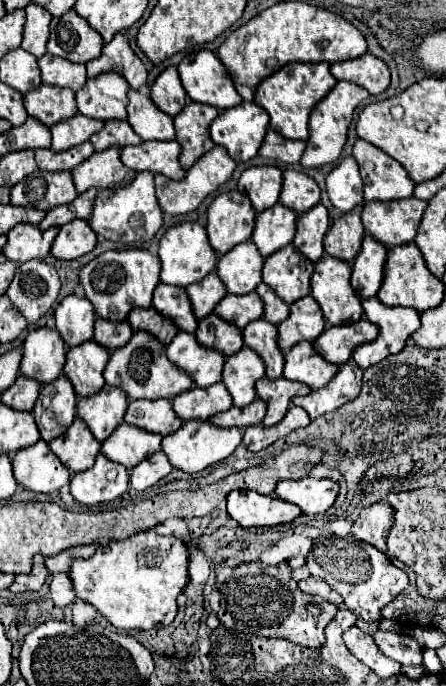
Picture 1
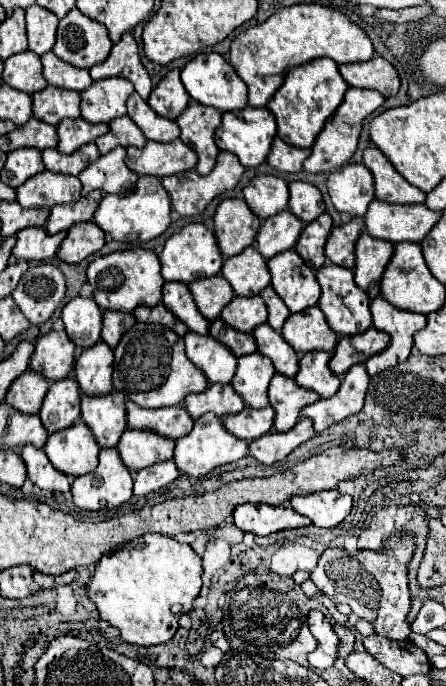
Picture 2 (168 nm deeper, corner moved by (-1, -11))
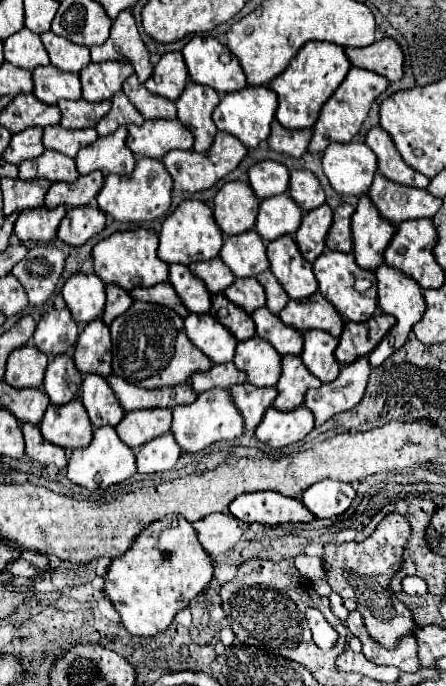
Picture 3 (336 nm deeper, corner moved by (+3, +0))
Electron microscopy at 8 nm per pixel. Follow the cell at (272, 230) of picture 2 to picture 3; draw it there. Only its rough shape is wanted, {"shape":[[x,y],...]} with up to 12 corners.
{"shape":[[281,193],[261,201],[255,231],[295,235],[301,207]]}

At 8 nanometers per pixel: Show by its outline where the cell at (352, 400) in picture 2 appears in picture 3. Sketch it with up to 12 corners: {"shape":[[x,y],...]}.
{"shape":[[369,359],[343,367],[335,381],[305,395],[317,427],[361,401]]}

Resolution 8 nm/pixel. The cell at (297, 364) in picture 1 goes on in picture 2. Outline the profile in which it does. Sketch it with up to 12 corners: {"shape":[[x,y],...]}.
{"shape":[[307,352],[293,378],[301,388],[329,398],[339,378],[331,352]]}

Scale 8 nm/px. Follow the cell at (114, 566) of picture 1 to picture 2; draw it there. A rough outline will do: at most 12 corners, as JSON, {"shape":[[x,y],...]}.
{"shape":[[143,534],[87,584],[125,642],[163,644],[201,590],[189,544]]}

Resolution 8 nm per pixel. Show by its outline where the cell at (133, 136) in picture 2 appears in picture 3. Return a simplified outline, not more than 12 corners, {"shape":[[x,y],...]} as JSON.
{"shape":[[123,91],[113,95],[111,111],[97,123],[101,137],[119,125],[145,119]]}

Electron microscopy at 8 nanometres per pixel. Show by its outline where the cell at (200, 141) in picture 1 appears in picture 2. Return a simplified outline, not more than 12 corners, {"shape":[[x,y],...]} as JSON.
{"shape":[[191,104],[177,118],[181,140],[207,174],[219,154],[215,130],[221,112]]}

